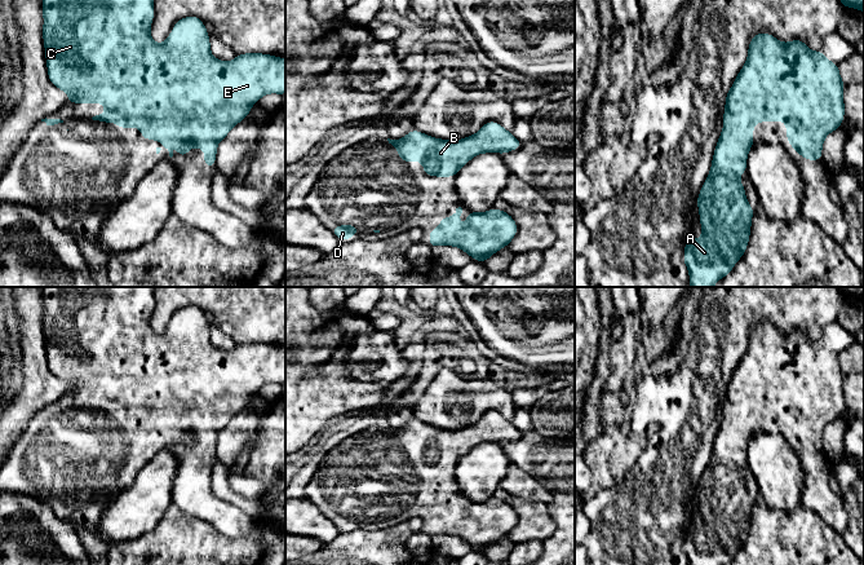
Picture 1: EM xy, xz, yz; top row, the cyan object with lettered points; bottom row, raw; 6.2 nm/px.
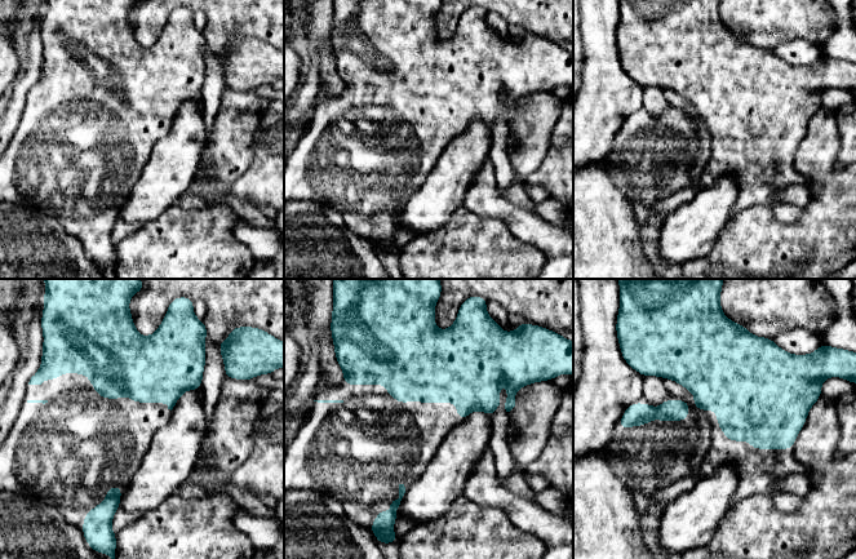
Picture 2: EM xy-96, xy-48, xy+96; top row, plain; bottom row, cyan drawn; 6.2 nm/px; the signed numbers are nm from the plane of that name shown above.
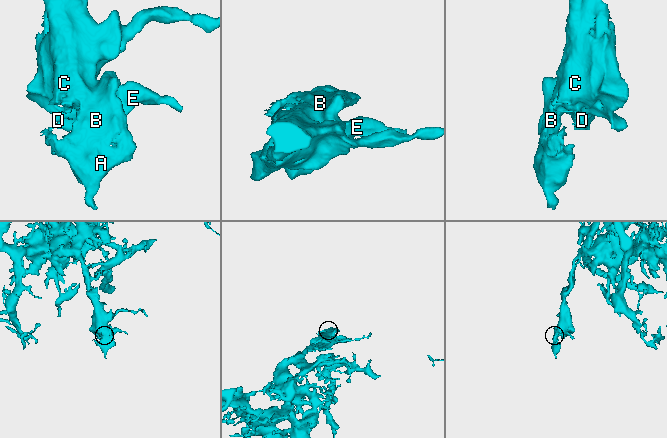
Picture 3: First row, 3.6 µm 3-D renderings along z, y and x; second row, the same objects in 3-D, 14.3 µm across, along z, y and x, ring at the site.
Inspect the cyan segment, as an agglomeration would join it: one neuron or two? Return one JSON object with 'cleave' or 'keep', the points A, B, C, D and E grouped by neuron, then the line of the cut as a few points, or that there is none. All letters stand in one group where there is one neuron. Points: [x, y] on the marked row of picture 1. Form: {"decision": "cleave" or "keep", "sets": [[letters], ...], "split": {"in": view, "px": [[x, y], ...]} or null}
{"decision": "keep", "sets": [["A", "B", "C", "D", "E"]], "split": null}

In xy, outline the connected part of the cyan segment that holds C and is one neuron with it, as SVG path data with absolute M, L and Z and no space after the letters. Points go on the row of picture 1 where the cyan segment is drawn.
M43 0L43 41L45 49L46 70L50 83L58 89L68 94L67 103L102 103L107 111L93 116L93 120L99 120L107 124L112 122L118 123L120 128L139 128L142 132L141 140L163 141L165 150L169 151L169 156L173 156L173 140L178 141L178 156L186 158L191 147L204 149L204 167L216 167L216 155L218 142L222 141L230 131L240 122L243 122L251 112L251 109L256 102L269 93L276 93L279 96L285 93L285 59L282 57L265 54L265 53L243 53L225 62L217 59L211 53L209 34L204 26L204 22L196 16L189 16L178 19L172 28L170 35L163 44L156 44L150 34L151 23L155 16L154 0Z

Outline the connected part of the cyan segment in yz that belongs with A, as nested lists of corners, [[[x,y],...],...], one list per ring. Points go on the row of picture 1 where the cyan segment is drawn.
[[[758,32],[752,37],[746,62],[726,93],[723,129],[713,153],[709,175],[696,199],[703,235],[697,239],[690,238],[684,243],[683,261],[690,273],[690,287],[713,287],[732,272],[749,244],[752,217],[756,211],[746,200],[739,175],[748,171],[746,159],[754,142],[753,125],[761,122],[785,122],[785,137],[790,142],[790,149],[806,160],[823,160],[821,150],[825,137],[841,128],[845,119],[845,85],[838,65],[829,61],[821,49],[811,52],[807,44],[799,39],[781,43],[767,32]]]

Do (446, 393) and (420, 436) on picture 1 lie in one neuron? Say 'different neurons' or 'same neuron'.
different neurons

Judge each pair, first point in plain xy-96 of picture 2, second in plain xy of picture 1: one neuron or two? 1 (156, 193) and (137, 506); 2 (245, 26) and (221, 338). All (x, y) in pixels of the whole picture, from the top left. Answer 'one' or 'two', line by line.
1: one
2: two

